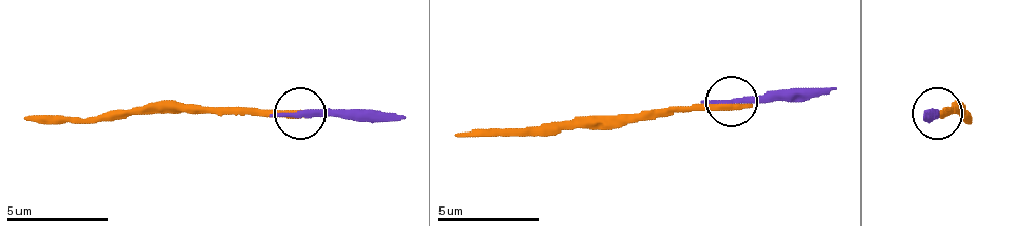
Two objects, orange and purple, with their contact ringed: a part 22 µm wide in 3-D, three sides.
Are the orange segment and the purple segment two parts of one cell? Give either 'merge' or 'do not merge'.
merge

